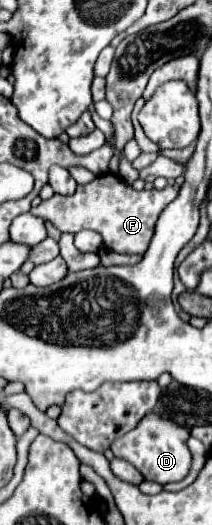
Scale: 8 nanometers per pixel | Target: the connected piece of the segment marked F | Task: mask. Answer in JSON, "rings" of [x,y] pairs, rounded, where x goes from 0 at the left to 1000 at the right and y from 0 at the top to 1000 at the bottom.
{"rings":[[[486,331],[429,343],[420,350],[363,354],[354,370],[335,373],[259,370],[222,385],[193,385],[184,396],[156,396],[156,408],[241,419],[288,442],[363,446],[382,438],[448,438],[476,446],[486,465],[533,480],[684,484],[722,453],[722,438],[759,400],[778,400],[778,392],[816,385],[835,370],[844,370],[835,350],[797,350],[769,362],[722,358],[646,366],[542,331]]]}

